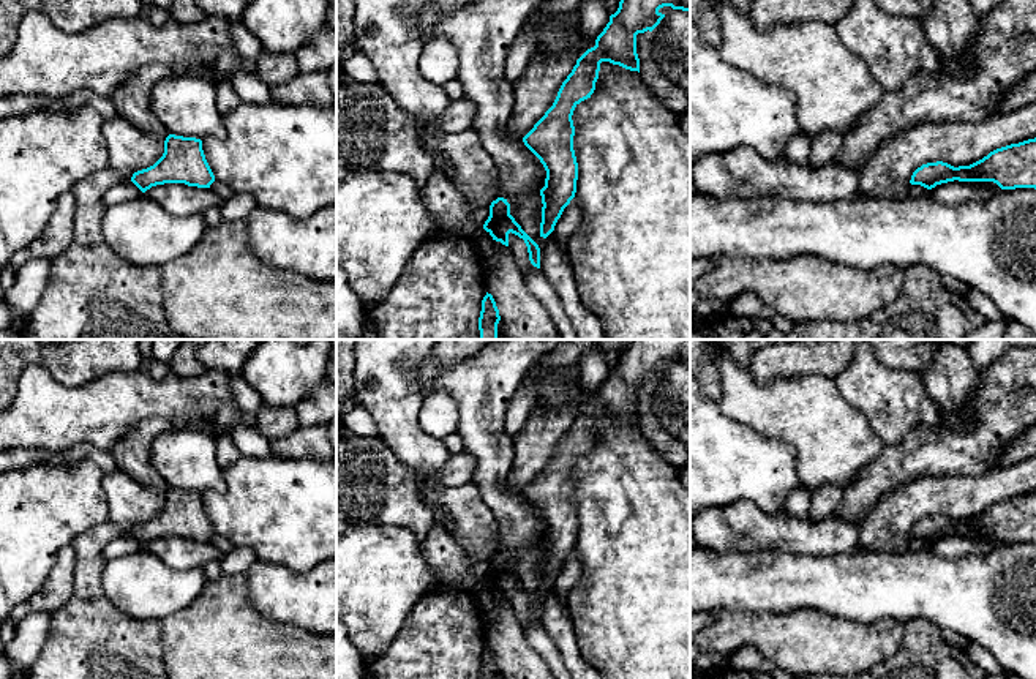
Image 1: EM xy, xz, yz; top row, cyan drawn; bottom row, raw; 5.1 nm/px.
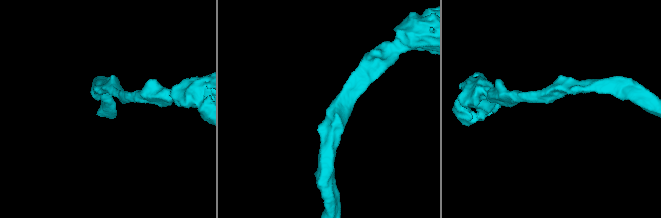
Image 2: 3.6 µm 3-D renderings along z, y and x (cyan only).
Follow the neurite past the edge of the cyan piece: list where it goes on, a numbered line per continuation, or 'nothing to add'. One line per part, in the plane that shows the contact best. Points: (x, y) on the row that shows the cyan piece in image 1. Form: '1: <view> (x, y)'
nothing to add

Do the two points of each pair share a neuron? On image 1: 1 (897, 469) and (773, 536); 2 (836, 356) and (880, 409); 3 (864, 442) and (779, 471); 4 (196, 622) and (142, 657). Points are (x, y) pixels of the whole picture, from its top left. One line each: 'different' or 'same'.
1: different
2: different
3: different
4: different

